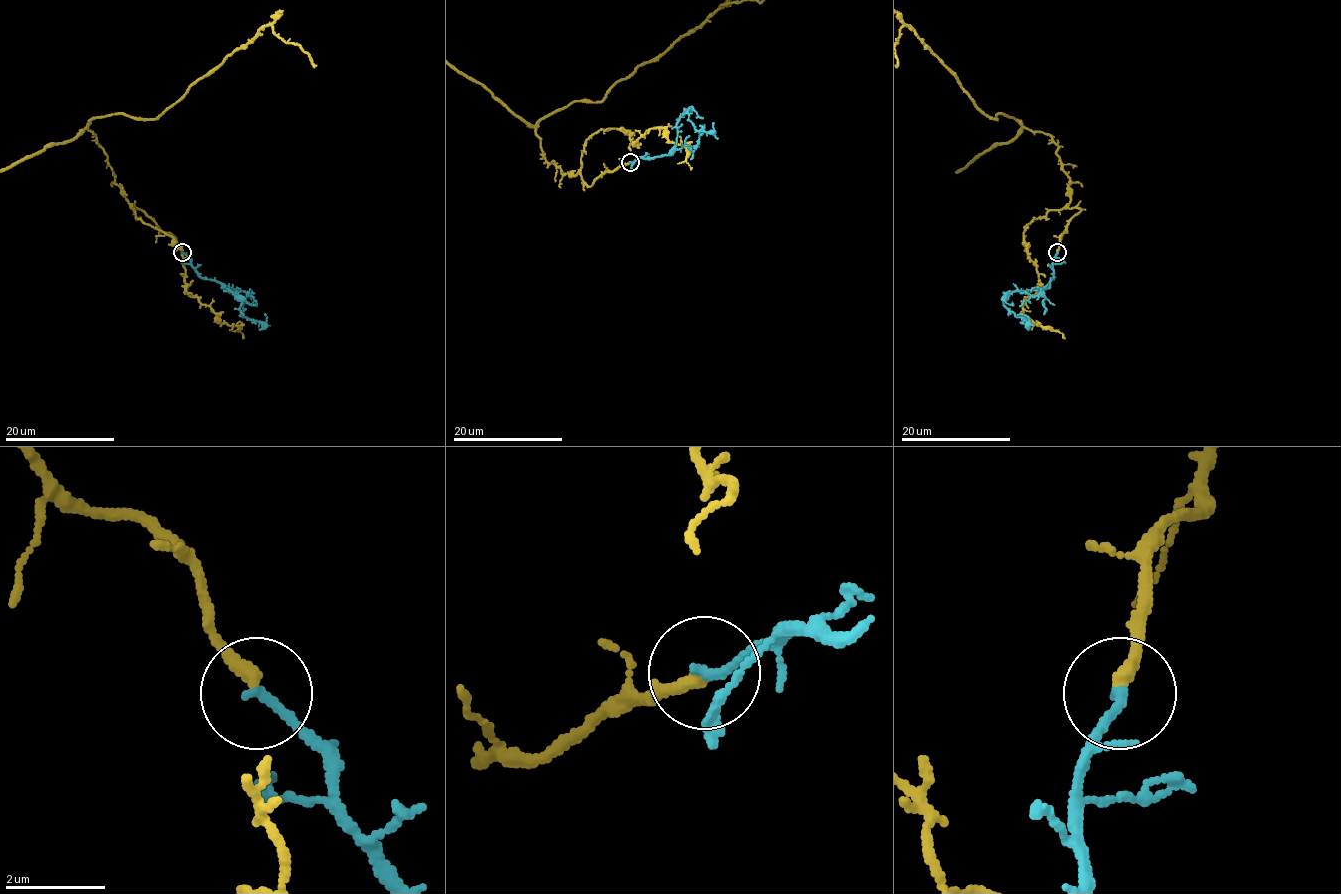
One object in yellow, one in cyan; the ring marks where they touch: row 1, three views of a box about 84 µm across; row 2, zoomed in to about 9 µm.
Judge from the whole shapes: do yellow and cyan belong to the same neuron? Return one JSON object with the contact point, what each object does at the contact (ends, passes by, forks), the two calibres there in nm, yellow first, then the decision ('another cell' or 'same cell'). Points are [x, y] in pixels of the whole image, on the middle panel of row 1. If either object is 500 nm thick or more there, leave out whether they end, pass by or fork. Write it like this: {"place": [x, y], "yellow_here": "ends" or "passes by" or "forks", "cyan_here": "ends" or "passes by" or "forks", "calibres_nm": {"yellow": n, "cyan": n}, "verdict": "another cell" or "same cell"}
{"place": [630, 162], "yellow_here": "ends", "cyan_here": "ends", "calibres_nm": {"yellow": 300, "cyan": 200}, "verdict": "same cell"}

